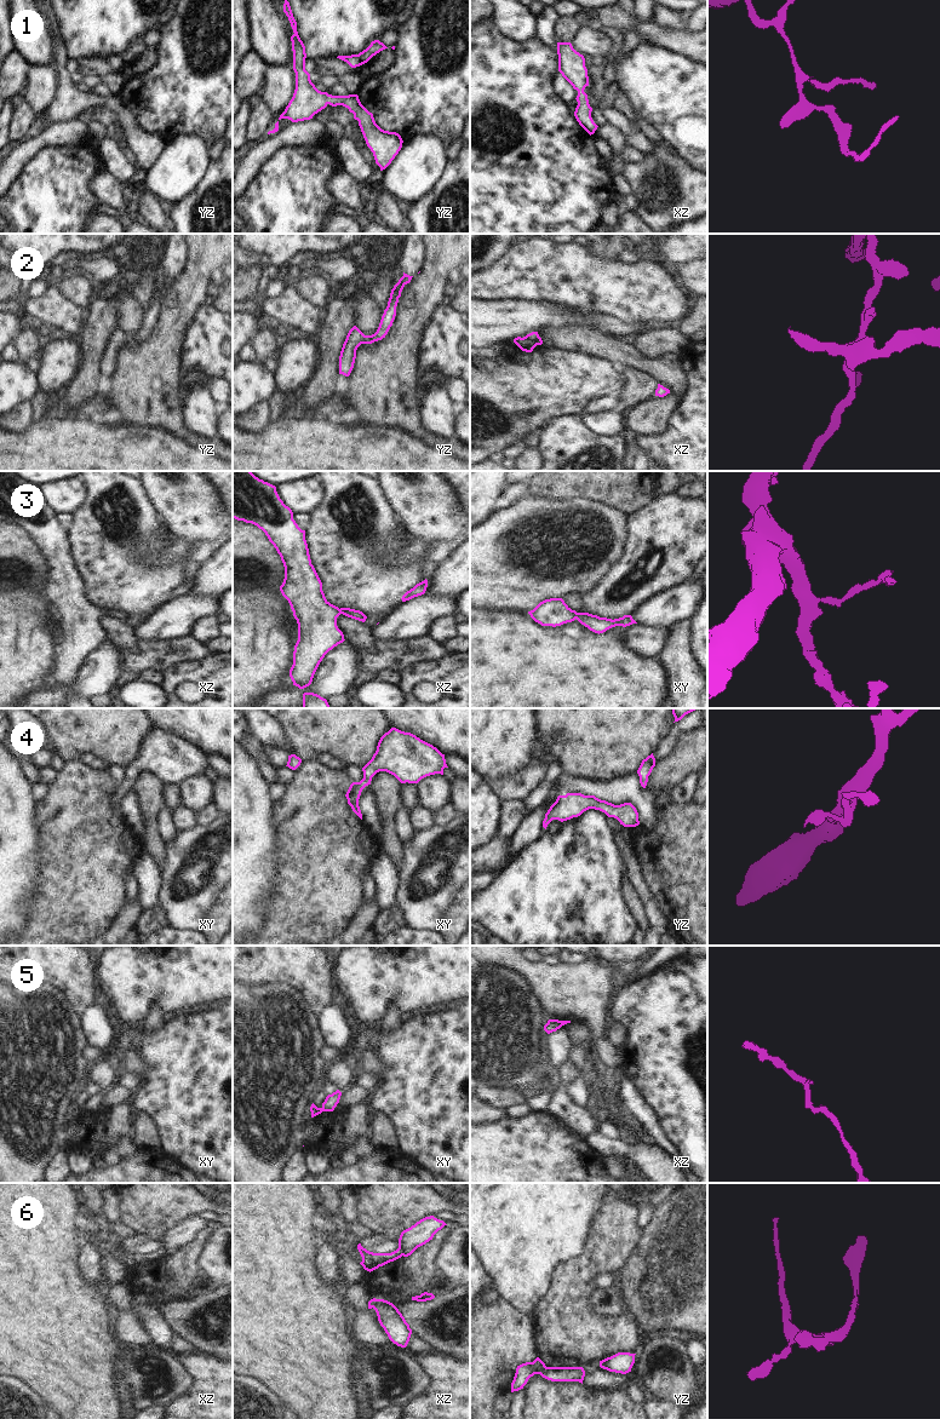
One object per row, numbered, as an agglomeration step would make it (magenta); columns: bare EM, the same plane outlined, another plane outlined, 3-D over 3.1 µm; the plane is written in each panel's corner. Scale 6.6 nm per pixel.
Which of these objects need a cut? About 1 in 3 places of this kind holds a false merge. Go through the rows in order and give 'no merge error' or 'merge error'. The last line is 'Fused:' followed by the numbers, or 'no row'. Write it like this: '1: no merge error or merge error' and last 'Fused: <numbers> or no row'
1: no merge error
2: no merge error
3: no merge error
4: no merge error
5: merge error
6: merge error
Fused: 5, 6

